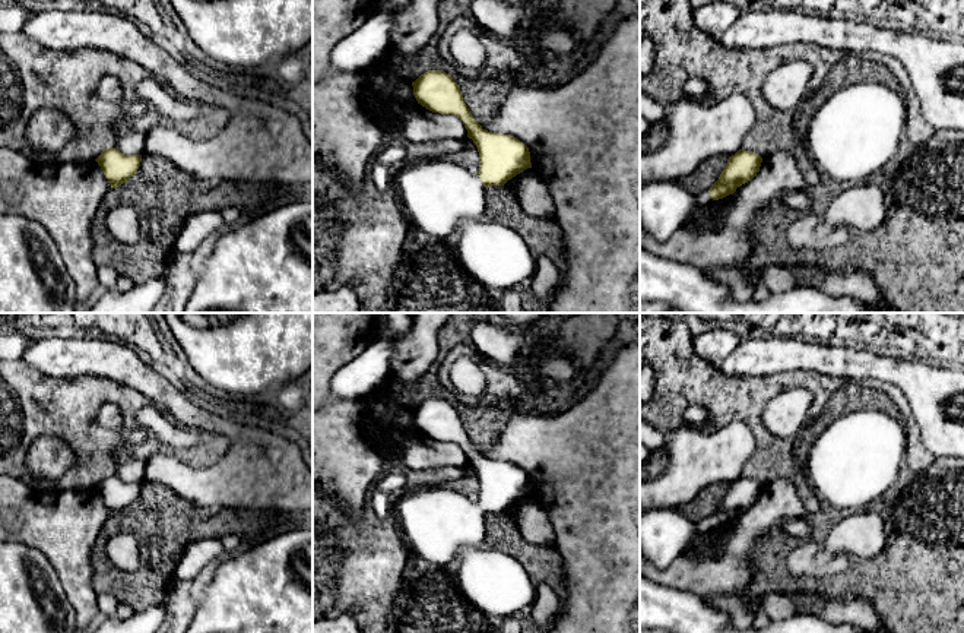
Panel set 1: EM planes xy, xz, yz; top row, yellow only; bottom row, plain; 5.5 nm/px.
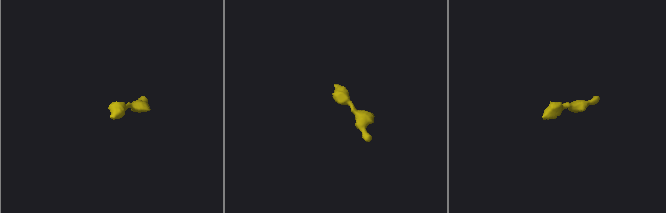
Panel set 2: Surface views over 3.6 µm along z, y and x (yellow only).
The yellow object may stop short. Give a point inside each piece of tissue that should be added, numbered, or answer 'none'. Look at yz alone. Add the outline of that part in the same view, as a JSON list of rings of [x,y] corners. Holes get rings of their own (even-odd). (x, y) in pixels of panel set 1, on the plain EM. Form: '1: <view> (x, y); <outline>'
1: yz (665, 532); [[[678,507],[640,509],[640,553],[665,570],[711,529],[708,519],[692,522]]]

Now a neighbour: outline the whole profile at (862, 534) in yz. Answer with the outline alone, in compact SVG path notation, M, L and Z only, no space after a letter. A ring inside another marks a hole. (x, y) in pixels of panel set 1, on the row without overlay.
M876 512L847 513L831 526L825 539L828 553L844 553L849 557L873 558L887 544L885 523Z

